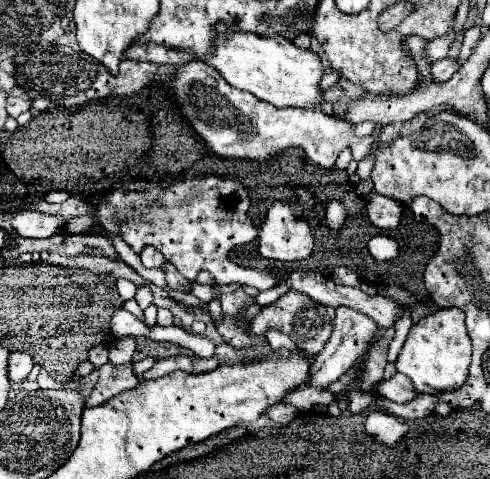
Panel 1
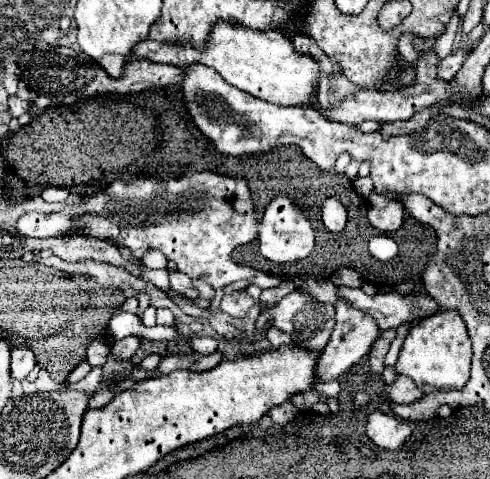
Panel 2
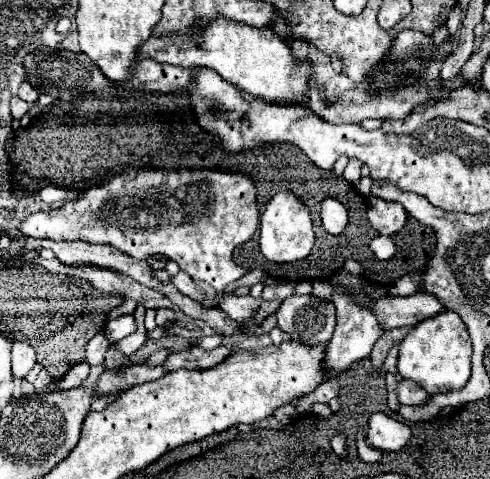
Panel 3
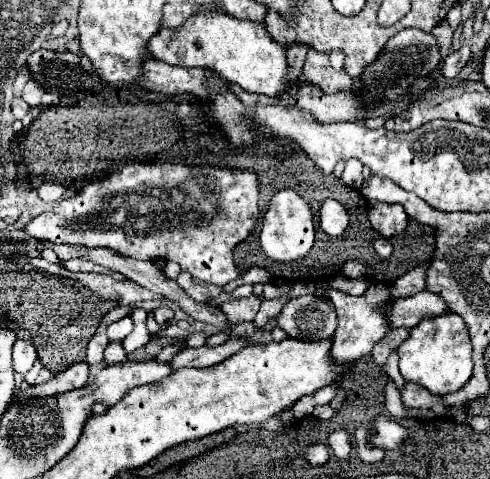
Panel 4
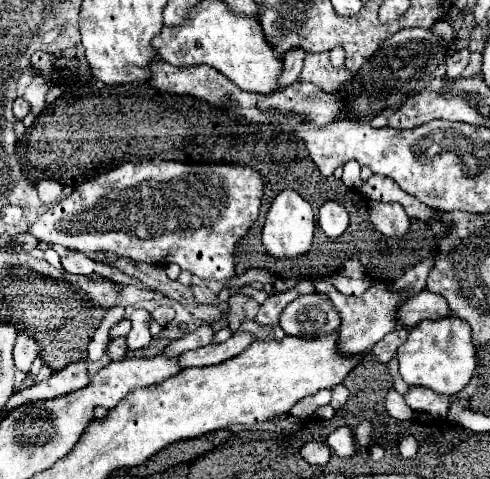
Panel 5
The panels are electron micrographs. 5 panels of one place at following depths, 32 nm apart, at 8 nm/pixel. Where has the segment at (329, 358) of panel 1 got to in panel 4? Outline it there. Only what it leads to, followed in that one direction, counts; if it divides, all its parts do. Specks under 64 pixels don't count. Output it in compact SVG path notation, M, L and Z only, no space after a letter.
M372 284L366 290L366 294L362 294L362 296L350 296L340 290L332 290L332 288L328 290L328 296L330 296L332 304L336 306L336 314L338 314L338 328L332 338L330 356L336 366L350 366L354 360L360 360L362 356L370 354L374 344L380 338L384 338L384 334L388 332L380 306L384 306L388 300L392 300L392 296L388 294L386 286L382 286L382 284Z

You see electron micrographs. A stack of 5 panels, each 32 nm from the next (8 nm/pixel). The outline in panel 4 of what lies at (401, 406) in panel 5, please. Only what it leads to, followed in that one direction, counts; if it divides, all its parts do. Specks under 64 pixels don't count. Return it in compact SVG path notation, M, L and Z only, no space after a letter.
M392 378L388 380L388 386L386 386L386 408L394 418L404 418L404 404L400 400L400 392Z

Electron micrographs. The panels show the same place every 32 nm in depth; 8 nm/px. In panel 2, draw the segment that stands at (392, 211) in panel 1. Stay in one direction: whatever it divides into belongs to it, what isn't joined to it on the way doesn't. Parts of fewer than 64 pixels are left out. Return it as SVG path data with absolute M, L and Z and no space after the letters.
M372 192L368 196L368 220L380 232L394 232L402 226L404 206L398 200L390 200L382 194Z

